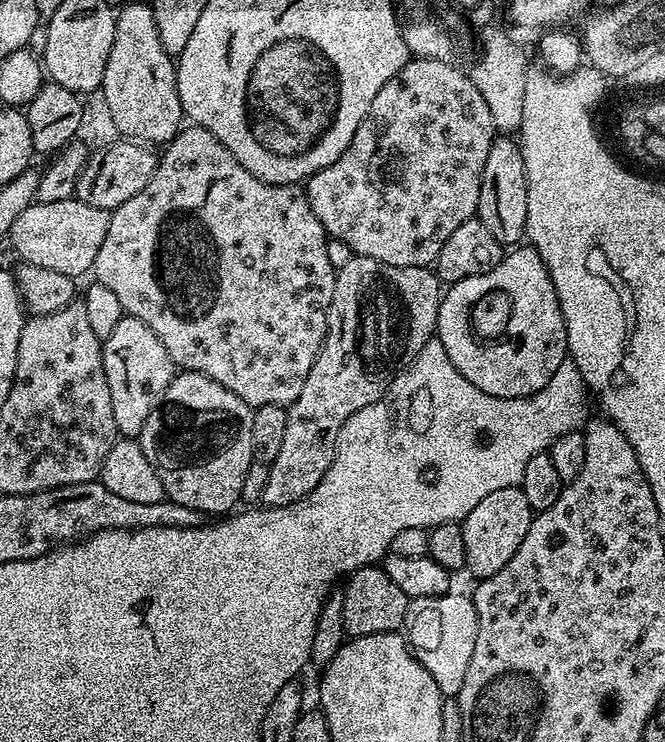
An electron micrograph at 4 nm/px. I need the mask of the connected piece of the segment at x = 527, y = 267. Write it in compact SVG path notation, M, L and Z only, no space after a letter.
M531 246L513 247L504 259L498 262L498 266L494 266L494 270L474 278L462 278L462 282L451 285L440 297L436 336L442 342L442 346L446 346L446 354L450 354L450 362L454 362L454 366L462 374L462 378L470 378L470 382L474 382L474 386L478 386L478 390L498 398L533 396L535 392L546 386L546 382L550 382L550 378L554 378L554 370L558 370L558 366L562 366L562 362L569 359L566 322L562 318L562 310L558 302L558 294L554 290L554 282L550 278L546 262L540 257L538 250Z

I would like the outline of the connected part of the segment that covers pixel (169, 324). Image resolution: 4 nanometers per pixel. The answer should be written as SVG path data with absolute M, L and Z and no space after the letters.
M195 126L181 127L174 139L168 141L163 152L157 159L150 182L146 182L146 186L138 190L138 194L134 194L130 202L122 202L122 206L111 209L106 239L98 249L98 258L92 267L95 283L108 287L117 296L118 302L122 302L127 315L138 318L138 322L146 322L146 326L150 326L150 330L158 334L162 346L166 346L166 354L170 354L177 369L214 378L218 386L226 386L230 394L238 394L238 398L242 398L242 402L246 402L253 410L262 406L287 408L296 401L298 394L302 394L302 385L310 375L310 366L314 366L314 358L318 358L318 350L326 338L330 302L334 302L337 269L328 253L330 237L322 222L314 218L308 193L303 187L294 184L267 184L254 178L254 174L250 174L250 170L246 170L246 166L242 166L238 158L234 158L234 154L230 154L230 150L226 150L226 146L222 146L222 142L218 142L218 138L210 134L210 130Z

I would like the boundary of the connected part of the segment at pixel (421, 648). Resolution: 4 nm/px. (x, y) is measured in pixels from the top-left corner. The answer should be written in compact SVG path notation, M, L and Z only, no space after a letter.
M449 592L434 598L411 599L406 618L406 639L414 657L426 667L442 693L457 696L465 681L466 669L477 638L477 611L469 595Z

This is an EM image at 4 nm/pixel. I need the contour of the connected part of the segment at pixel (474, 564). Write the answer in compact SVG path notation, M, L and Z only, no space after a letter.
M519 487L503 488L494 490L494 494L486 494L486 498L482 498L482 502L478 502L478 506L474 506L474 510L470 510L470 514L464 517L460 524L462 539L465 543L463 567L466 571L468 570L470 575L476 576L477 581L490 578L490 574L498 574L498 570L502 570L502 566L506 566L506 562L510 562L510 558L514 558L518 546L522 546L522 538L526 538L526 530L530 530L533 515L530 502L526 502L526 494Z

